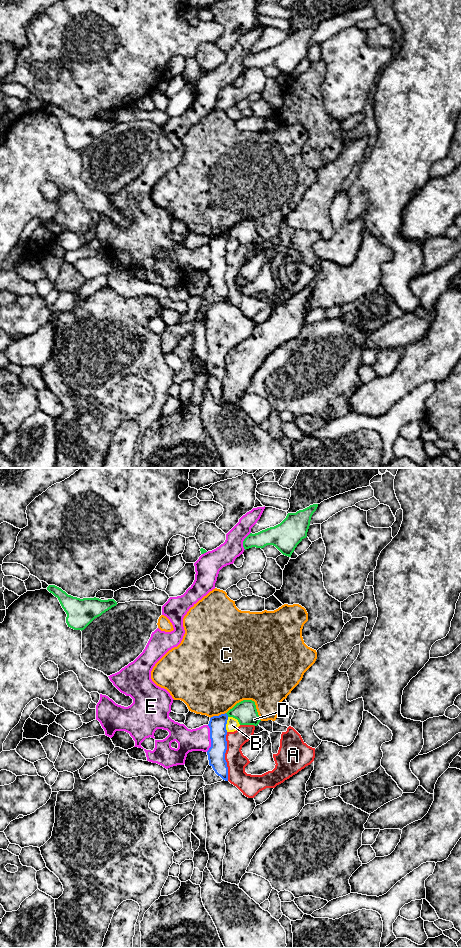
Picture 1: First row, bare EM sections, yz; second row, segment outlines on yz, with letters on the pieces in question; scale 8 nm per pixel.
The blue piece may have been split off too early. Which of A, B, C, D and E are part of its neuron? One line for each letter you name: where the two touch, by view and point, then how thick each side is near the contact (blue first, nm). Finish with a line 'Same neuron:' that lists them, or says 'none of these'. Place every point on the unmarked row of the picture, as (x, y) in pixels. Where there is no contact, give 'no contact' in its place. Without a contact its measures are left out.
Same neuron: none of these

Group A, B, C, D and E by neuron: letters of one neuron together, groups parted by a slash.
A / B / C / D / E

